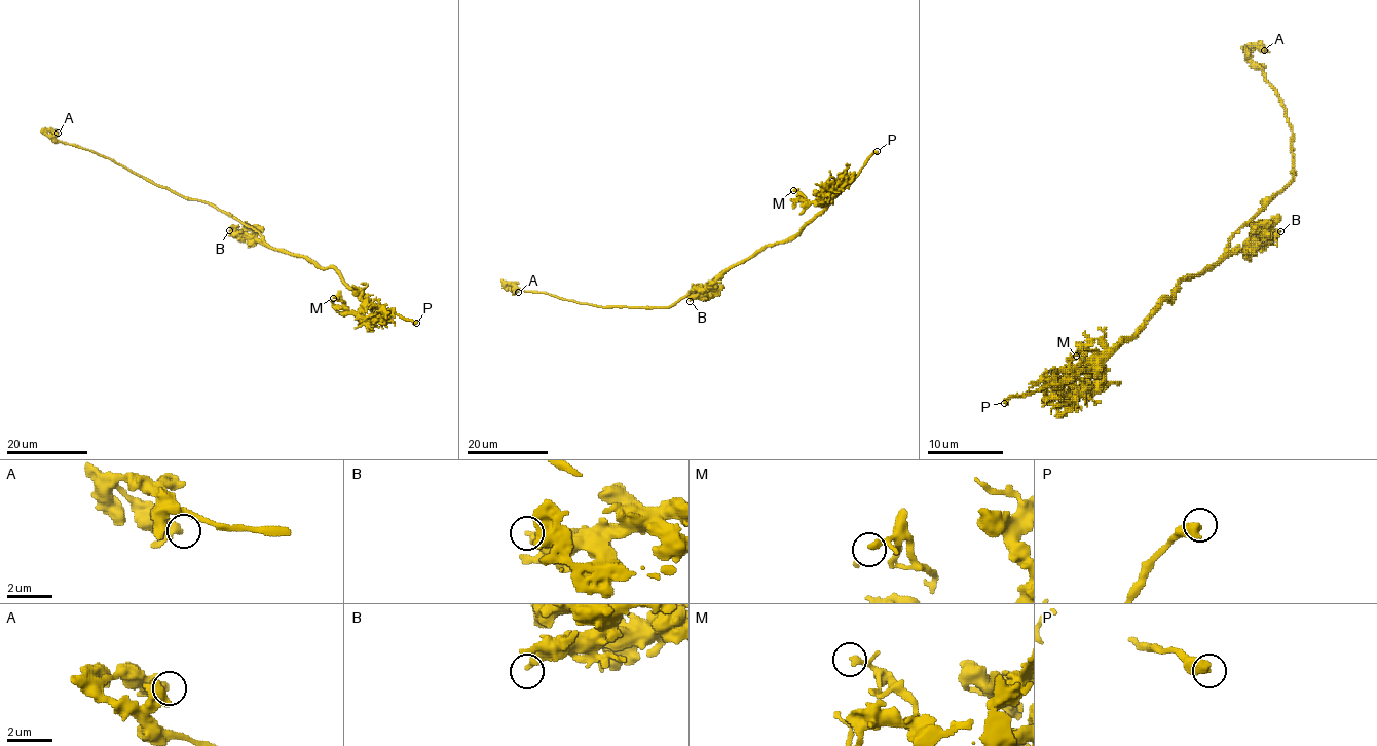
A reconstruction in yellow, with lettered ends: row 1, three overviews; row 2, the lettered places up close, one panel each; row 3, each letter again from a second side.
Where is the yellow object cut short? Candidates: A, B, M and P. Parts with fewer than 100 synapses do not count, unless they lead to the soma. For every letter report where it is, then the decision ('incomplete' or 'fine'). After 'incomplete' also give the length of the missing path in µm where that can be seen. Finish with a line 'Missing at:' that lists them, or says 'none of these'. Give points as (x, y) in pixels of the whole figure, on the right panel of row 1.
A: place (1264, 50); fine
B: place (1280, 231); fine
M: place (1076, 356); fine
P: place (1004, 403); incomplete; missing 50 µm
Missing at: P

